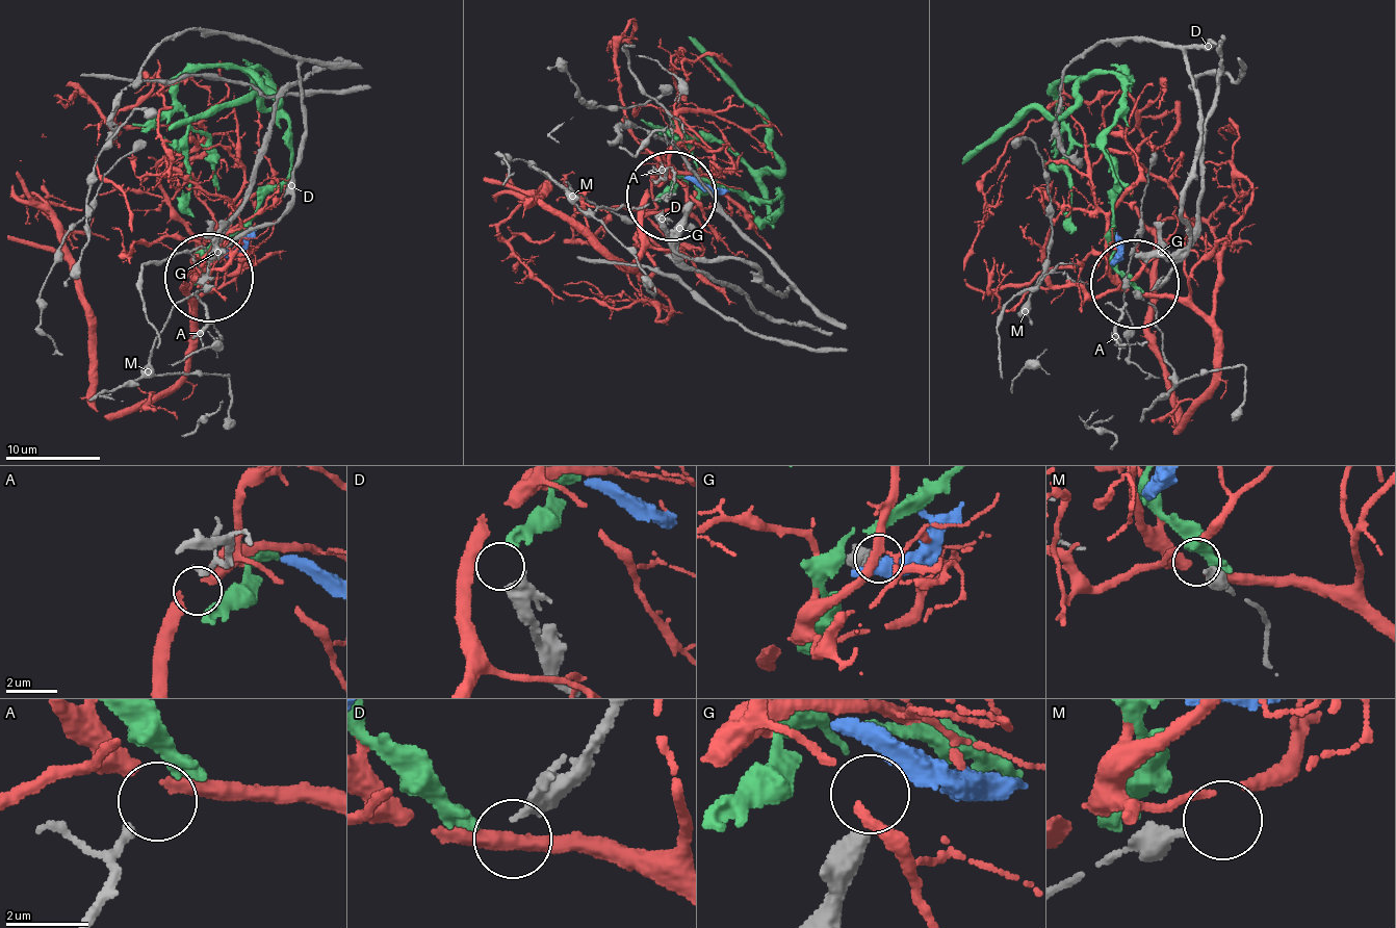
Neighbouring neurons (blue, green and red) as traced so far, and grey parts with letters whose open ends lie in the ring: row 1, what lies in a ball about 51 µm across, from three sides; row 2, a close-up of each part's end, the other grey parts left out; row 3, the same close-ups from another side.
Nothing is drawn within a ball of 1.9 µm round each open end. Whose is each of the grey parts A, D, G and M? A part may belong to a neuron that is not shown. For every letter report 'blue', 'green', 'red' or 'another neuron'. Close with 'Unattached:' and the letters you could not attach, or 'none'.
A: another neuron
D: green
G: another neuron
M: another neuron
Unattached: A, G, M

